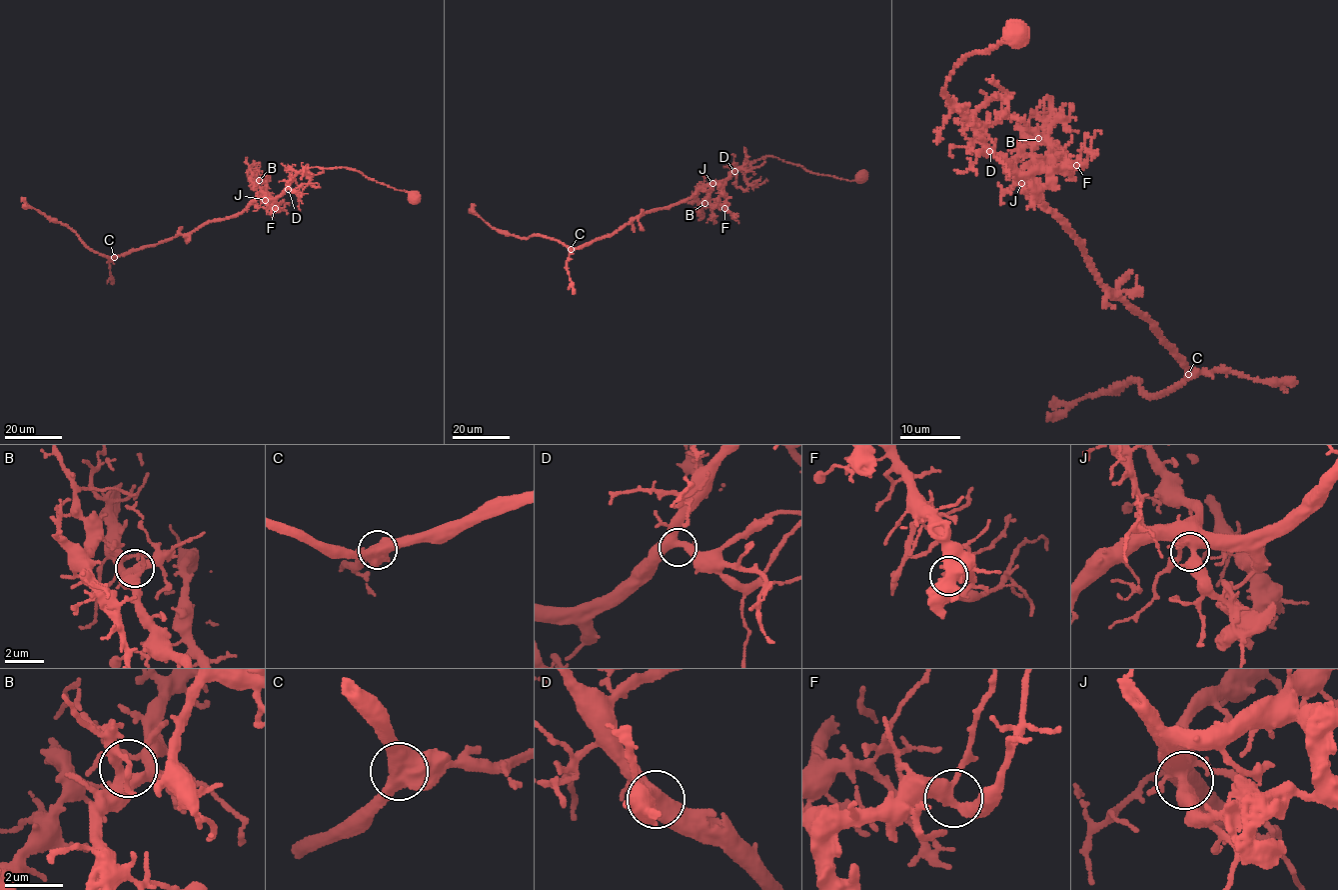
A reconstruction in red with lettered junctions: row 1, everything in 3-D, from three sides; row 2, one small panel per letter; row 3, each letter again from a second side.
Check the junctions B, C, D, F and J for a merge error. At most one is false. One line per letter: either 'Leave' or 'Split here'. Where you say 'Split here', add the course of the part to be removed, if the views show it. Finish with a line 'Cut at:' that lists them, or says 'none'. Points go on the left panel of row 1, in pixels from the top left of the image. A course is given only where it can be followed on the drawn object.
B: Leave
C: Leave
D: Leave
F: Leave
J: Leave
Cut at: none

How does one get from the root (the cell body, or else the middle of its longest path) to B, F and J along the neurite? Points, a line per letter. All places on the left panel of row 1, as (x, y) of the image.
B: (416, 197), (344, 167), (307, 167), (297, 173), (284, 190), (273, 198), (267, 196), (259, 180)
F: (416, 197), (369, 179), (353, 169), (309, 167), (291, 180), (276, 199), (278, 207), (275, 208)
J: (416, 197), (369, 179), (353, 169), (312, 167), (297, 173), (279, 196), (265, 200)

